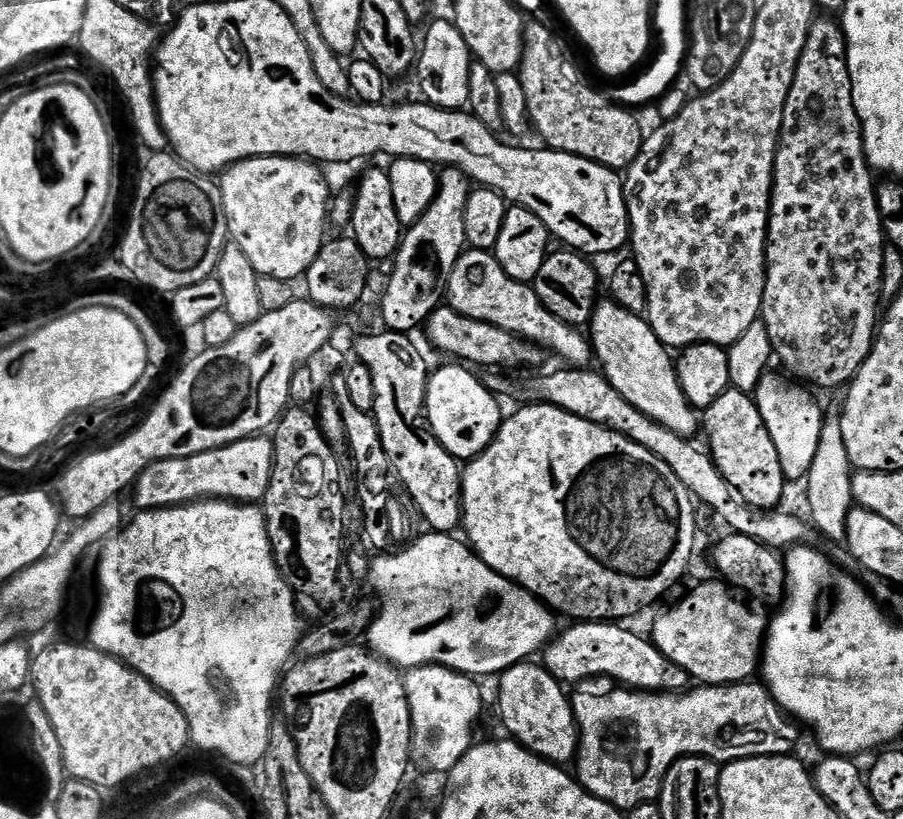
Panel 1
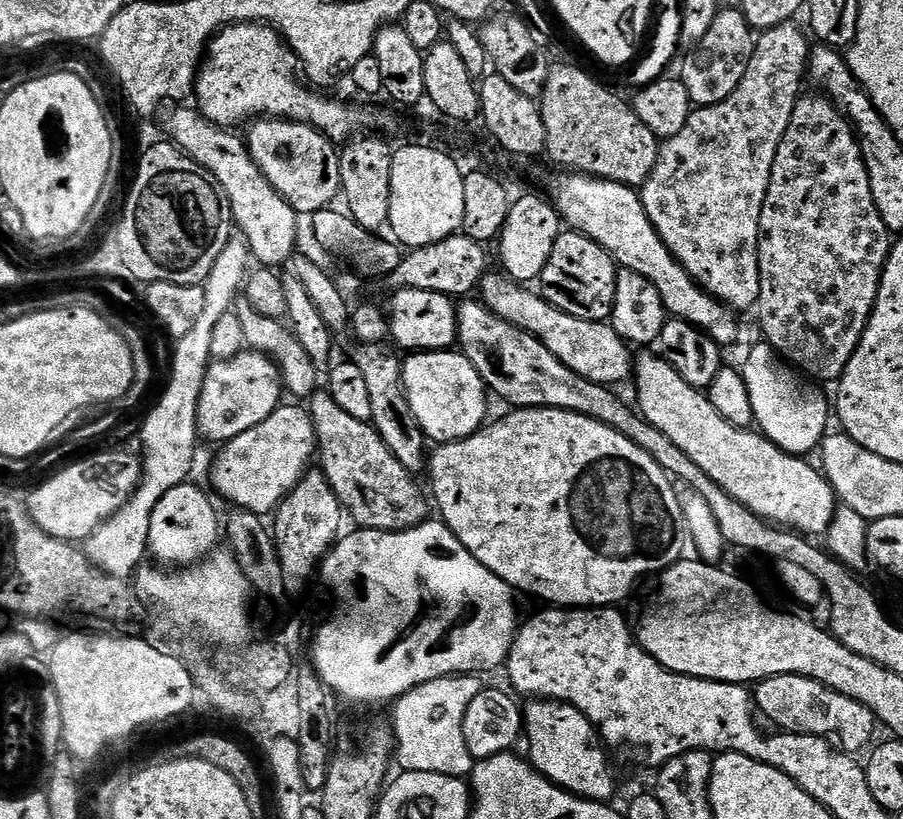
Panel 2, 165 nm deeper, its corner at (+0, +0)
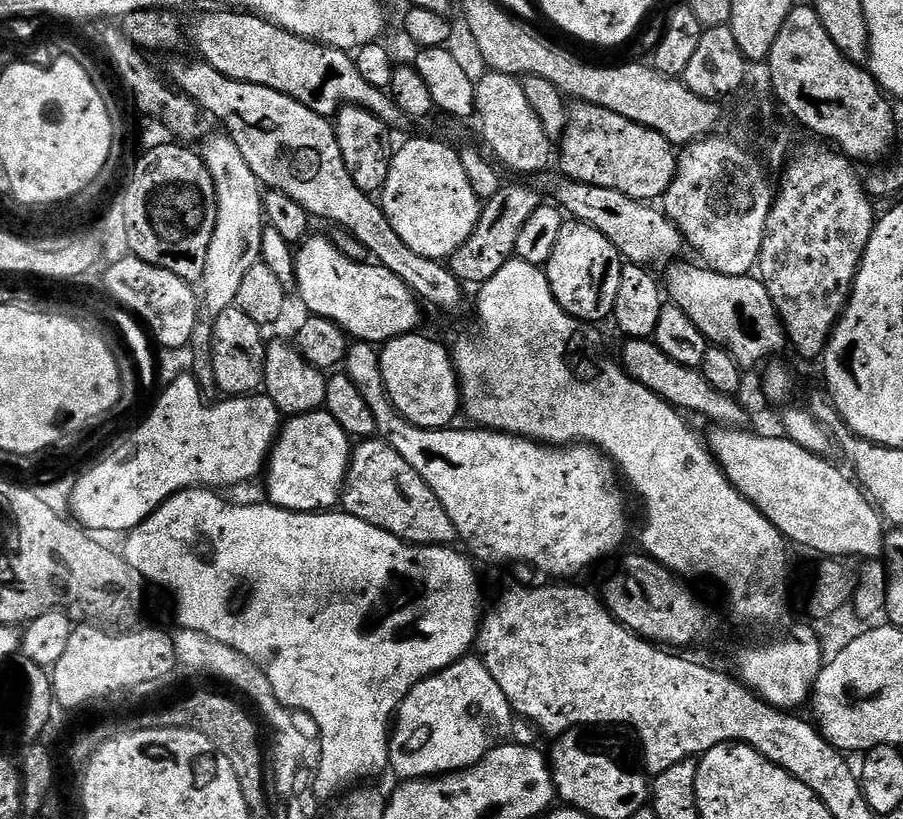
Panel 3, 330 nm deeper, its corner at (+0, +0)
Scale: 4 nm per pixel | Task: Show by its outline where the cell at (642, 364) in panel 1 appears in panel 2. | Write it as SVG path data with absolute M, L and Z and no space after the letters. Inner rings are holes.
M648 350L641 352L644 353L641 356L639 353L634 360L634 381L635 403L644 419L662 430L674 446L690 454L711 480L754 514L809 538L816 538L819 532L820 535L827 533L838 501L832 485L815 463L807 464L803 455L784 452L759 431L736 428L726 422L726 418L714 410L707 395L685 382L663 355L651 356Z

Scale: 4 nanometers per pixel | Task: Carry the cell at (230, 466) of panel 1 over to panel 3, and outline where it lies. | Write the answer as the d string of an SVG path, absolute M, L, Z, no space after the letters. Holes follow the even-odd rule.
M326 410L285 419L266 465L267 503L291 512L326 512L335 509L341 503L352 451L350 438Z

